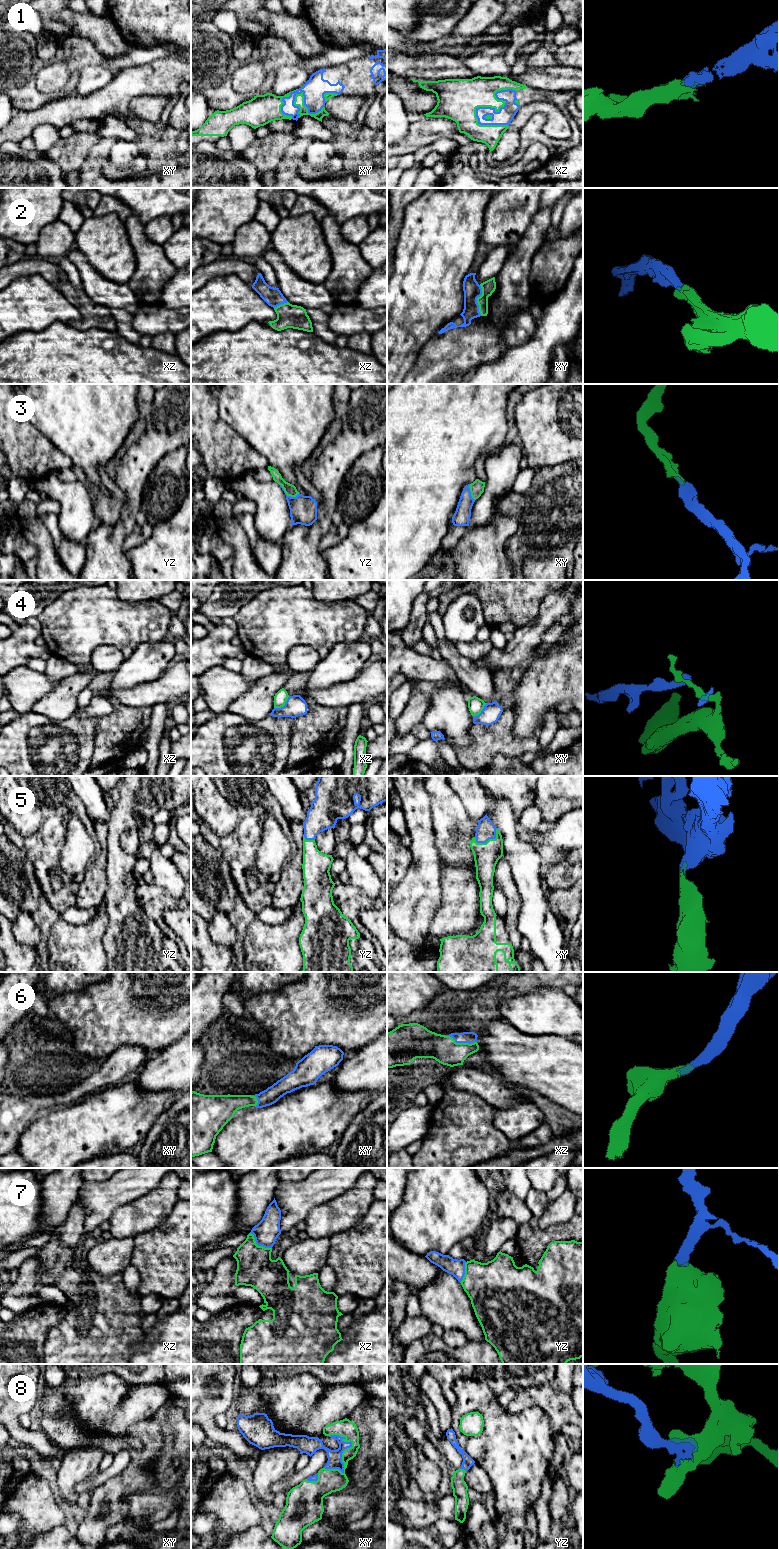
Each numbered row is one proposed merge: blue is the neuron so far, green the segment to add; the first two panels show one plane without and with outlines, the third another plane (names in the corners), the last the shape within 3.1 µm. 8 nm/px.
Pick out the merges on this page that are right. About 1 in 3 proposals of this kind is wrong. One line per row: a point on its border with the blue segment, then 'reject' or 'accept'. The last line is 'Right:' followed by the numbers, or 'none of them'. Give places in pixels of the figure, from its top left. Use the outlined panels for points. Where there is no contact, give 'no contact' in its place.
1: xz (501, 107) | accept
2: xy (476, 300) | accept
3: yz (288, 496) | accept
4: xz (284, 705) | reject
5: xy (489, 838) | accept
6: xz (460, 1042) | accept
7: xz (258, 1245) | accept
8: xy (343, 1466) | accept
Right: 1, 2, 3, 5, 6, 7, 8

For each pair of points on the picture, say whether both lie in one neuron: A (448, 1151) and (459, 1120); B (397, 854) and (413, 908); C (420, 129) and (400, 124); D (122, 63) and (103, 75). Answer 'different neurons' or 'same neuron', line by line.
A: same neuron
B: different neurons
C: different neurons
D: different neurons

